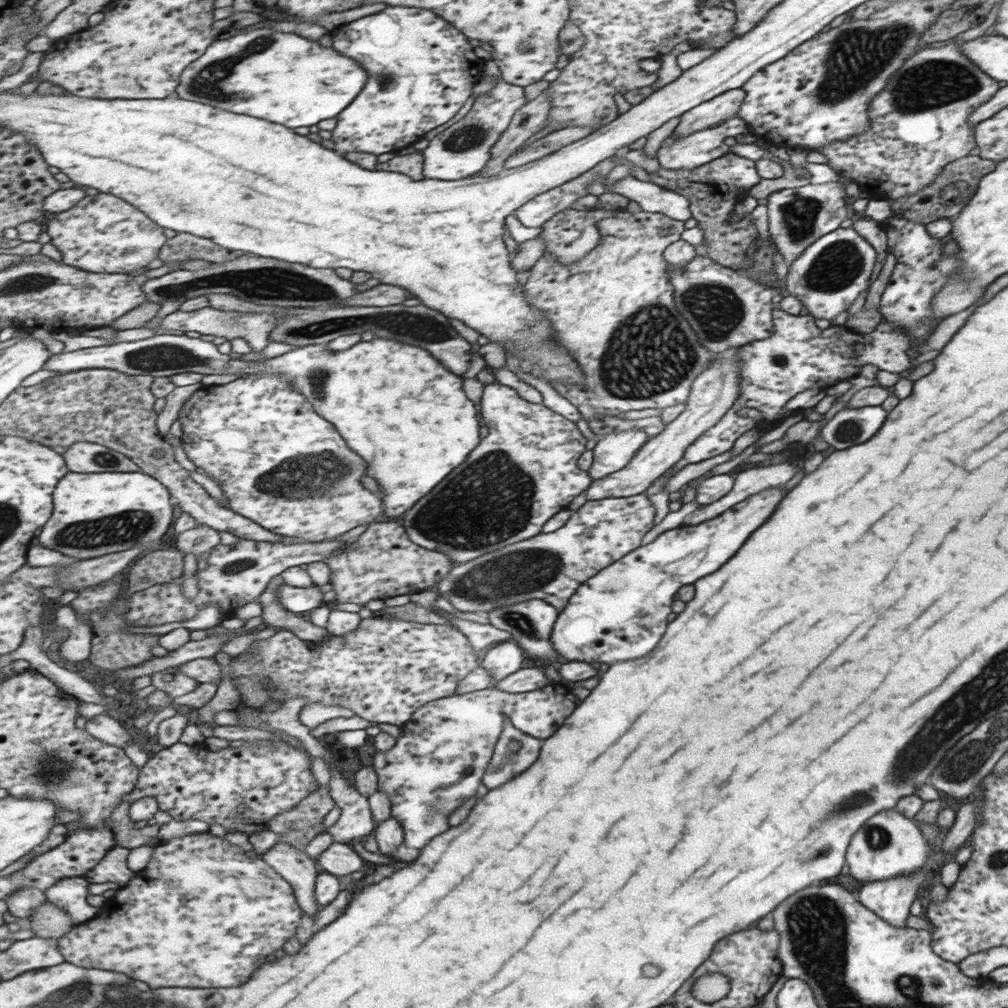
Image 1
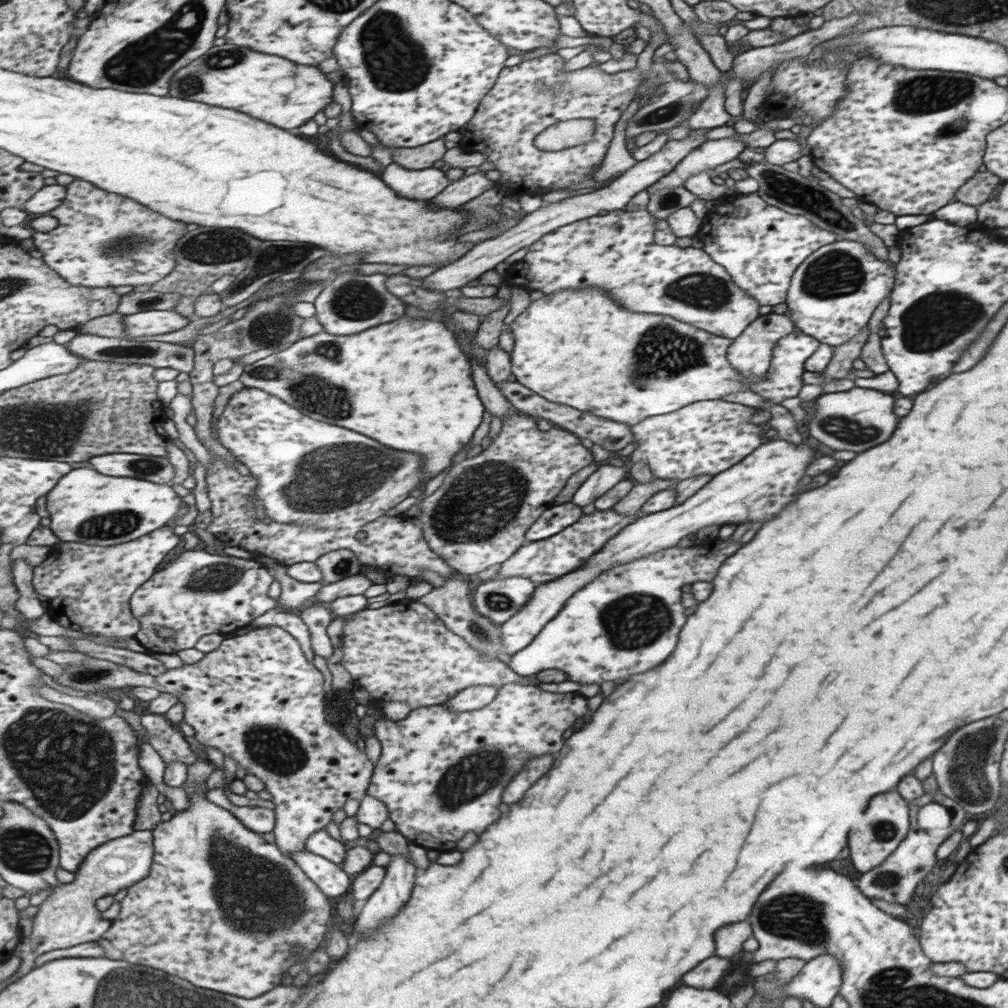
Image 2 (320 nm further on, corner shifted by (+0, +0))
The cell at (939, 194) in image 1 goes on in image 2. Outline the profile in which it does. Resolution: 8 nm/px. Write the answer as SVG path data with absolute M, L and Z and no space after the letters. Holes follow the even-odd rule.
M989 171L979 172L979 174L971 176L967 182L964 182L957 189L952 201L977 207L981 203L987 201L993 188L1000 183L1001 180Z

